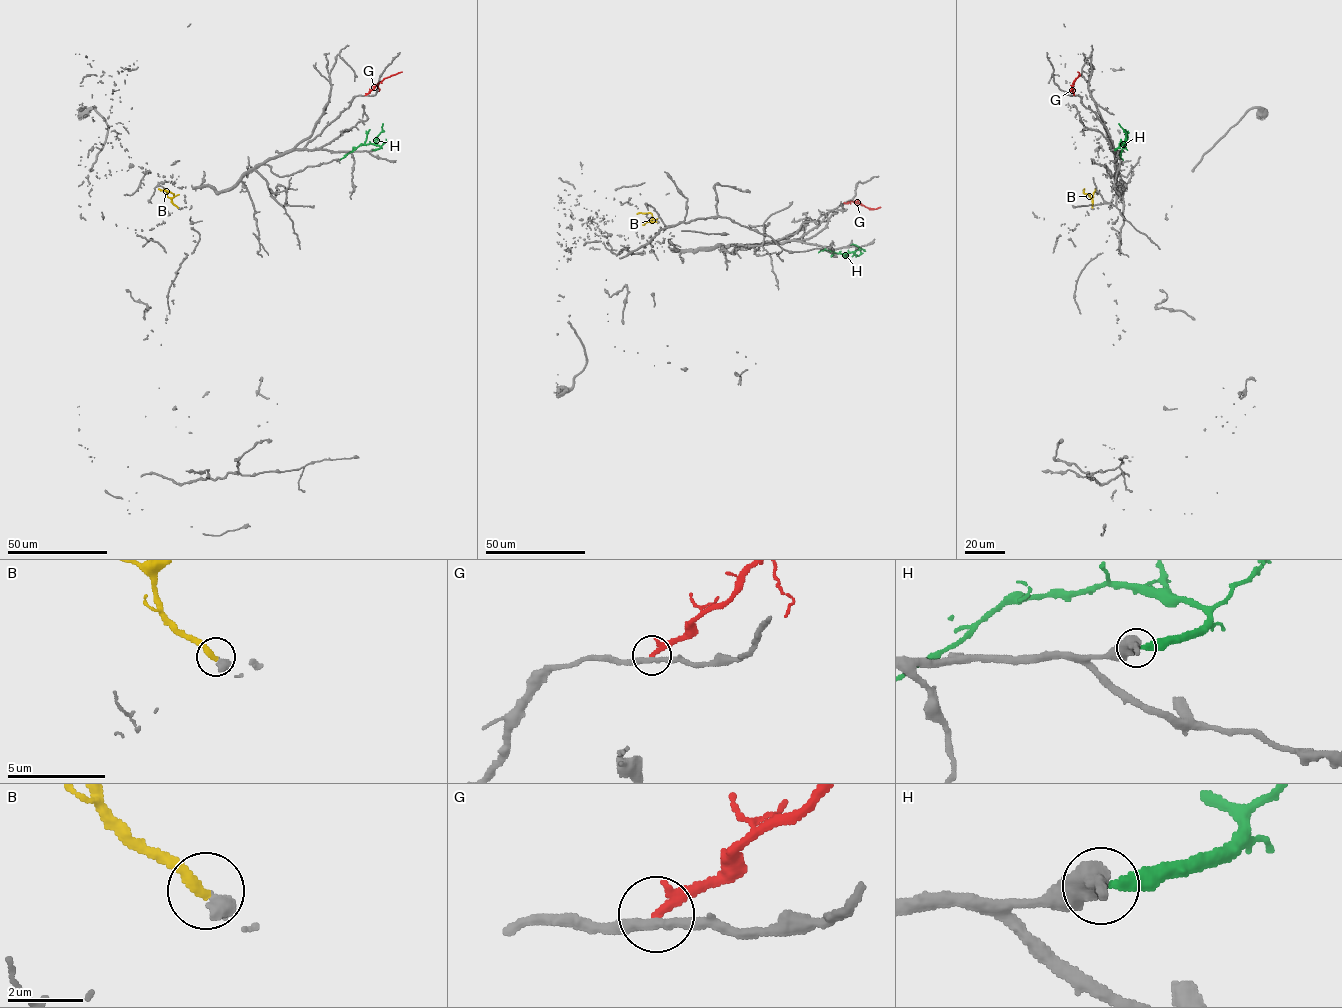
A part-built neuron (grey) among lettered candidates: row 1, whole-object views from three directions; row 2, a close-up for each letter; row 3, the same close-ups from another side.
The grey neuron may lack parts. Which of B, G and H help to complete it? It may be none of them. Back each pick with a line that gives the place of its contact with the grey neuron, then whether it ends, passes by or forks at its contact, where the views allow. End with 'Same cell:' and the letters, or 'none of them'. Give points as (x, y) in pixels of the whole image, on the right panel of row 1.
B: Touches grey at (1092, 207). It ends there
Same cell: B

